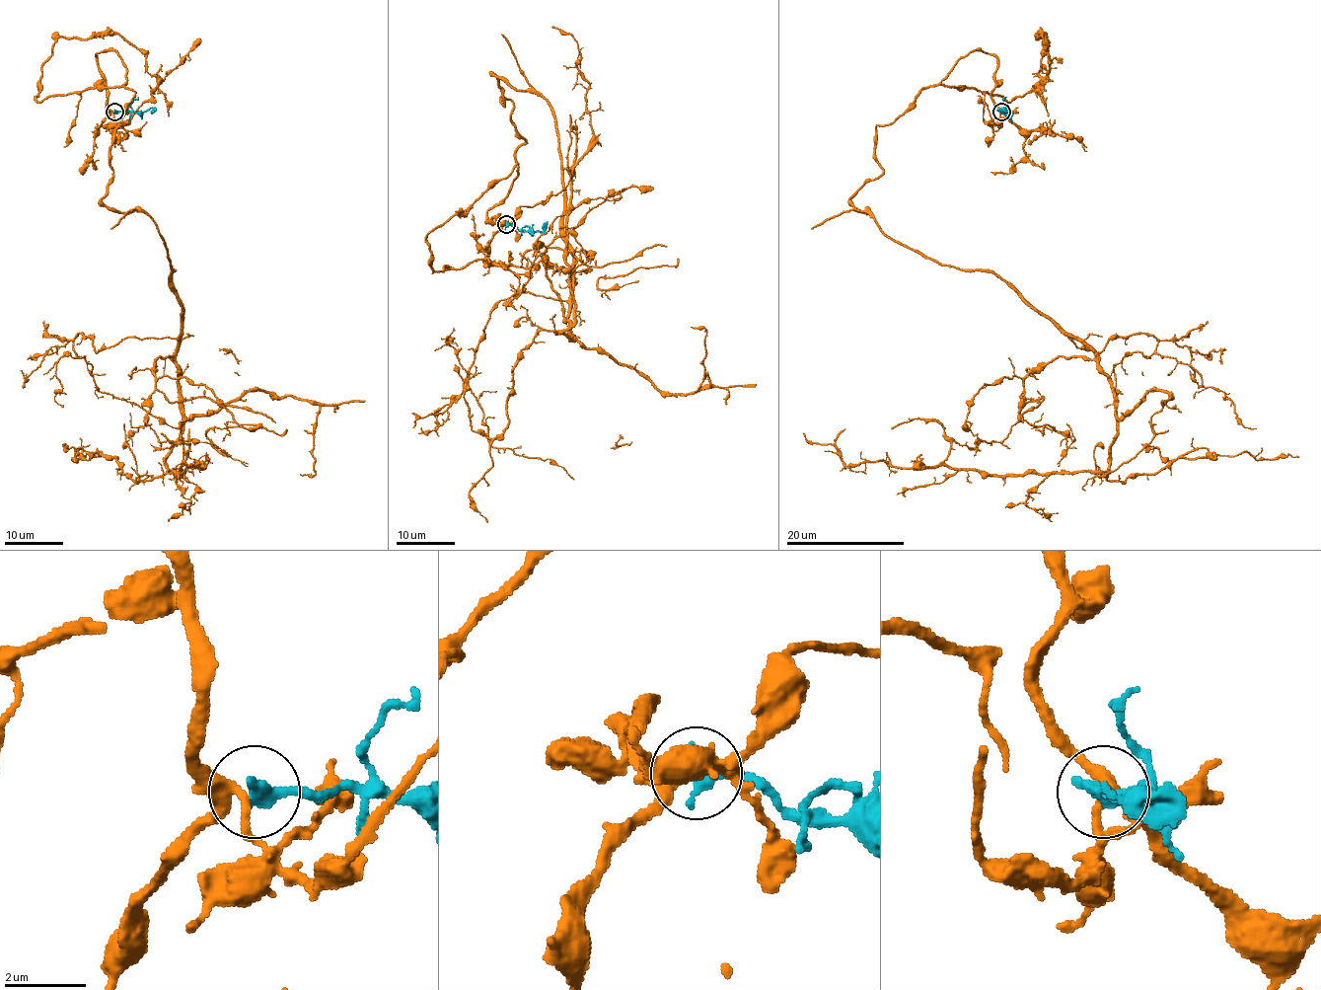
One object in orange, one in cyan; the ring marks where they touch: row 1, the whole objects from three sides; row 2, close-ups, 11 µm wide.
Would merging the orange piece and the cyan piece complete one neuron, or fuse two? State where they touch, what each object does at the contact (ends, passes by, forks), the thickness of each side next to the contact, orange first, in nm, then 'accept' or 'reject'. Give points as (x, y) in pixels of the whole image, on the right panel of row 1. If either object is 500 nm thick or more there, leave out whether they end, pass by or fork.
(1001, 112) | orange forks | cyan ends | 200/440 nm | reject

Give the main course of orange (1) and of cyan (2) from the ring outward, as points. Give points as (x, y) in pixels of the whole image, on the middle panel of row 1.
1: (505, 224), (487, 211), (526, 140), (492, 74), (552, 111), (573, 340), (557, 334), (589, 83), (551, 27)
2: (505, 224), (514, 224), (522, 230), (541, 230), (547, 221)

